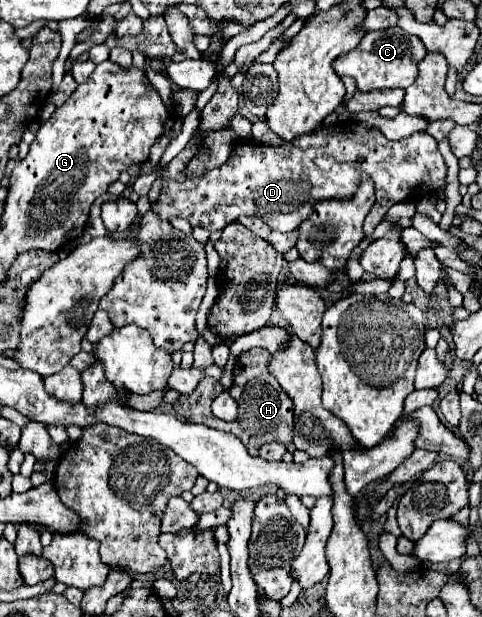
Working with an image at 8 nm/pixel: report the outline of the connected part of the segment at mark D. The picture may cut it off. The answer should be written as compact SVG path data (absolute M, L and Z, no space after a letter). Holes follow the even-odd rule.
M353 120L337 122L333 126L321 126L317 132L309 136L301 136L293 142L283 142L279 146L261 144L255 140L235 140L235 146L231 150L231 156L225 166L203 172L201 178L187 178L185 182L163 182L159 198L151 204L153 210L161 216L161 220L169 220L171 216L181 216L189 220L191 226L201 226L207 230L223 230L227 224L235 222L239 216L257 216L257 218L269 218L269 228L277 232L291 232L295 230L309 212L313 212L313 204L317 200L329 200L329 198L349 198L357 190L357 184L361 180L361 174L369 174L375 182L375 194L377 204L371 210L371 224L365 224L365 236L371 236L375 226L383 220L385 212L405 198L415 196L429 196L437 190L443 190L447 186L445 174L447 166L443 162L441 152L437 150L437 142L433 136L425 132L413 134L409 140L391 142L387 140L381 130L377 128L365 128ZM213 174L229 176L233 180L217 180Z

